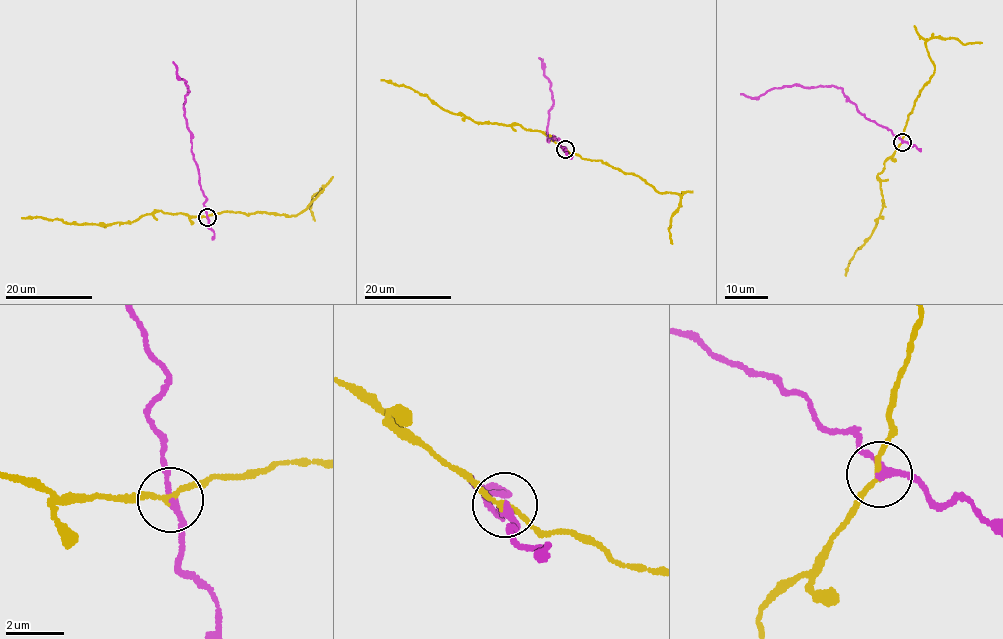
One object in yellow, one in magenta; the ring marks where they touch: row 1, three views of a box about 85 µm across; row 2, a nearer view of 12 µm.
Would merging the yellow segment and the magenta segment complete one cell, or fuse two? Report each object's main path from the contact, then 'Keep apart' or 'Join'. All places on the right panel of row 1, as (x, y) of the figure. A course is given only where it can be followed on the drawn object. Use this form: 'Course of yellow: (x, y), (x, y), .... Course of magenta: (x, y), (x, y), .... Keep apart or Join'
Course of yellow: (902, 142), (877, 175), (883, 207), (872, 234), (855, 251), (845, 275). Course of magenta: (902, 142), (889, 129), (858, 111), (840, 88), (804, 88), (796, 85), (771, 88), (751, 97), (740, 93). Keep apart

